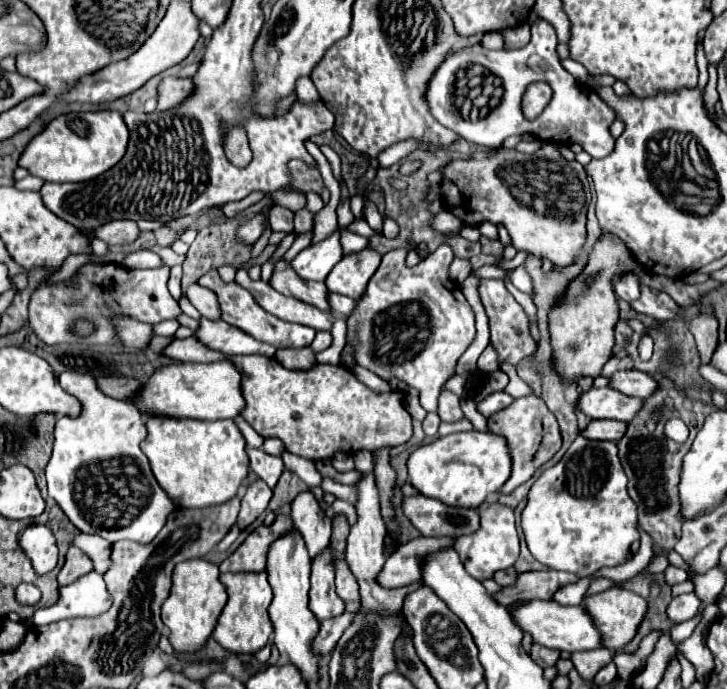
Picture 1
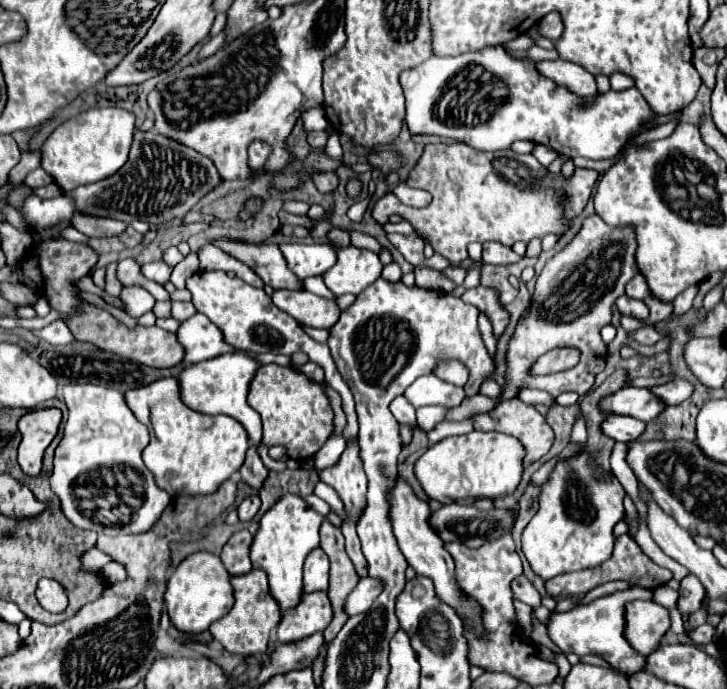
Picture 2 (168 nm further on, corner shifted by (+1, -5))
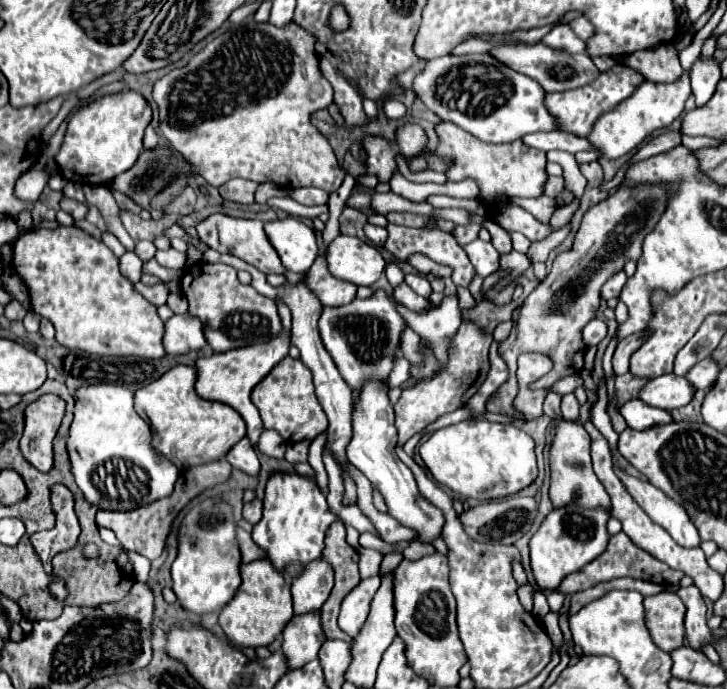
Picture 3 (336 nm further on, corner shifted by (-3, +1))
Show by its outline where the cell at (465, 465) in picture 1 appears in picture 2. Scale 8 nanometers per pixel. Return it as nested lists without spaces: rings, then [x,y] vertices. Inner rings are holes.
[[[469,432],[463,436],[449,436],[433,444],[417,462],[415,476],[425,494],[441,504],[473,504],[479,498],[499,498],[515,492],[521,474],[525,450],[517,438],[501,432]]]

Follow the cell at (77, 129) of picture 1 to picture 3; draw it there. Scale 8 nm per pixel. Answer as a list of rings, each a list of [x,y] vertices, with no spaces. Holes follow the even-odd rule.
[[[123,90],[97,98],[69,120],[61,150],[55,156],[59,168],[69,180],[107,184],[137,162],[143,150],[143,134],[151,122],[151,116],[153,112],[149,102],[135,90]]]

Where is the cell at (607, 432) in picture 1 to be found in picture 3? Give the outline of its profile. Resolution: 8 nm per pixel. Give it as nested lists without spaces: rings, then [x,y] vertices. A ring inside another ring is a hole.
[[[639,400],[625,402],[619,412],[621,412],[621,416],[625,418],[627,426],[629,426],[629,428],[635,428],[635,430],[647,430],[647,428],[651,428],[651,426],[669,424],[669,422],[673,420],[669,410],[653,408],[653,406],[645,404],[645,402],[639,402]]]

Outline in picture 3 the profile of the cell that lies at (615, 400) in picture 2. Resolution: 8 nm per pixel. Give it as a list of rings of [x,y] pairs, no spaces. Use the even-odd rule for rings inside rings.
[[[663,374],[649,380],[639,398],[651,406],[673,410],[685,406],[693,398],[693,394],[695,390],[687,378],[677,374]]]

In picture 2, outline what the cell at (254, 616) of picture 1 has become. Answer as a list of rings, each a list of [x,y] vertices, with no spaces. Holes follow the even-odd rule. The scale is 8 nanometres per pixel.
[[[251,570],[241,576],[231,578],[231,586],[235,590],[235,606],[229,610],[227,616],[213,622],[209,632],[227,652],[241,654],[241,656],[255,656],[265,654],[269,644],[269,632],[281,622],[281,610],[279,604],[267,594],[261,598],[261,594],[267,590],[267,576],[261,570]]]

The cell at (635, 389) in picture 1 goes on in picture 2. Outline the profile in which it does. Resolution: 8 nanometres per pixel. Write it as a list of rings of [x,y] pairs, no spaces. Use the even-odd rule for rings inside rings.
[[[675,378],[667,384],[659,384],[659,386],[651,386],[649,392],[653,392],[659,400],[663,400],[663,404],[671,406],[671,404],[681,404],[683,400],[687,400],[693,392],[693,386],[683,380],[683,378]]]

